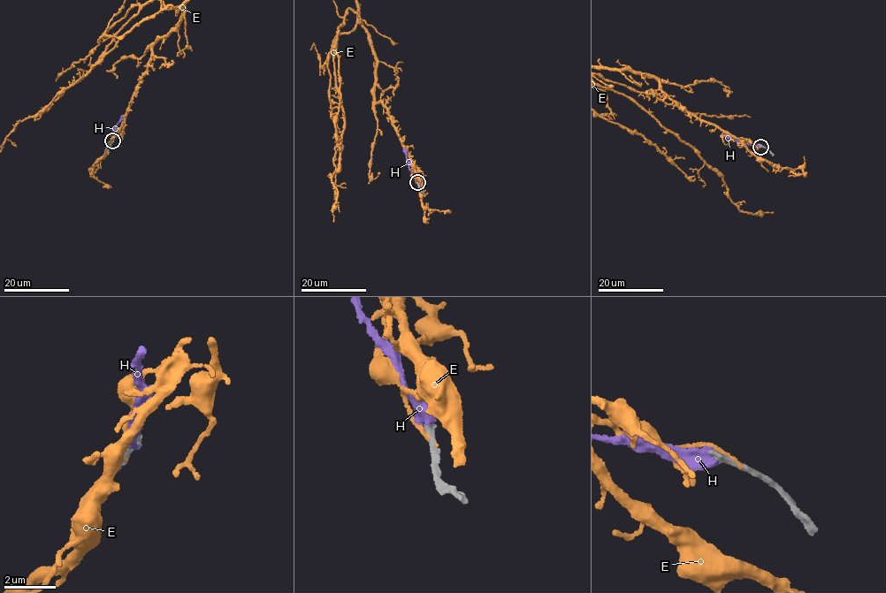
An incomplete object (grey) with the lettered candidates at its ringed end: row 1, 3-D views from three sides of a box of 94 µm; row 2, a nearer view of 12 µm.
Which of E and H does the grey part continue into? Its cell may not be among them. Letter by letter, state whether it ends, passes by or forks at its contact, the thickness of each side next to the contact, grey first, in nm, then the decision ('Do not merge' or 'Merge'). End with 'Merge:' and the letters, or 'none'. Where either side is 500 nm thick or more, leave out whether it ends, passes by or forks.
E: It ends there. Thickness 320 nm (grey) against 190 nm. Do not merge
H: It ends there. Thickness 280 nm (grey) against 440 nm. Merge
Merge: H

